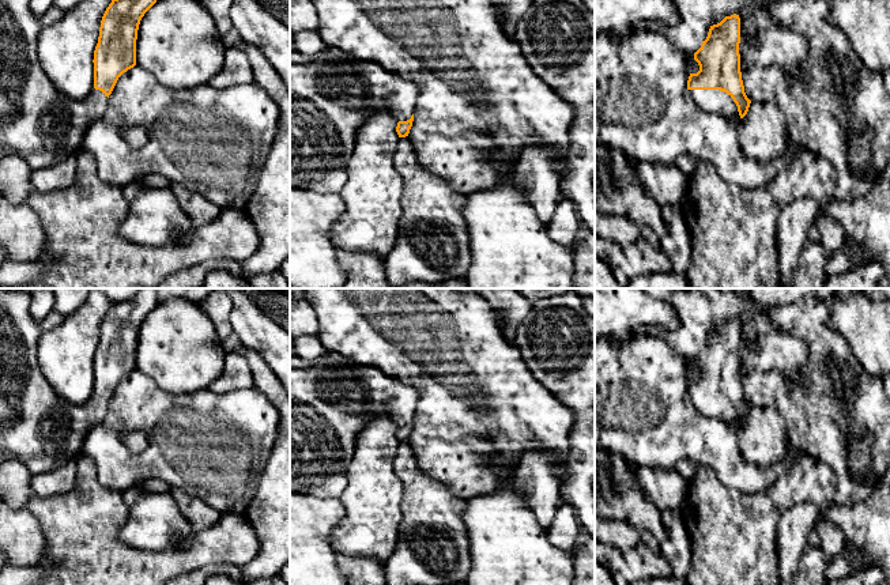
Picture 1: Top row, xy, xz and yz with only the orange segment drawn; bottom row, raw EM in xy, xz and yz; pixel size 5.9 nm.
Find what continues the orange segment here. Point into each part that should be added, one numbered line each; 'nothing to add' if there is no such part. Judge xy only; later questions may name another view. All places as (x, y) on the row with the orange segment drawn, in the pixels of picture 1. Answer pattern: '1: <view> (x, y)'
1: xy (40, 124)

